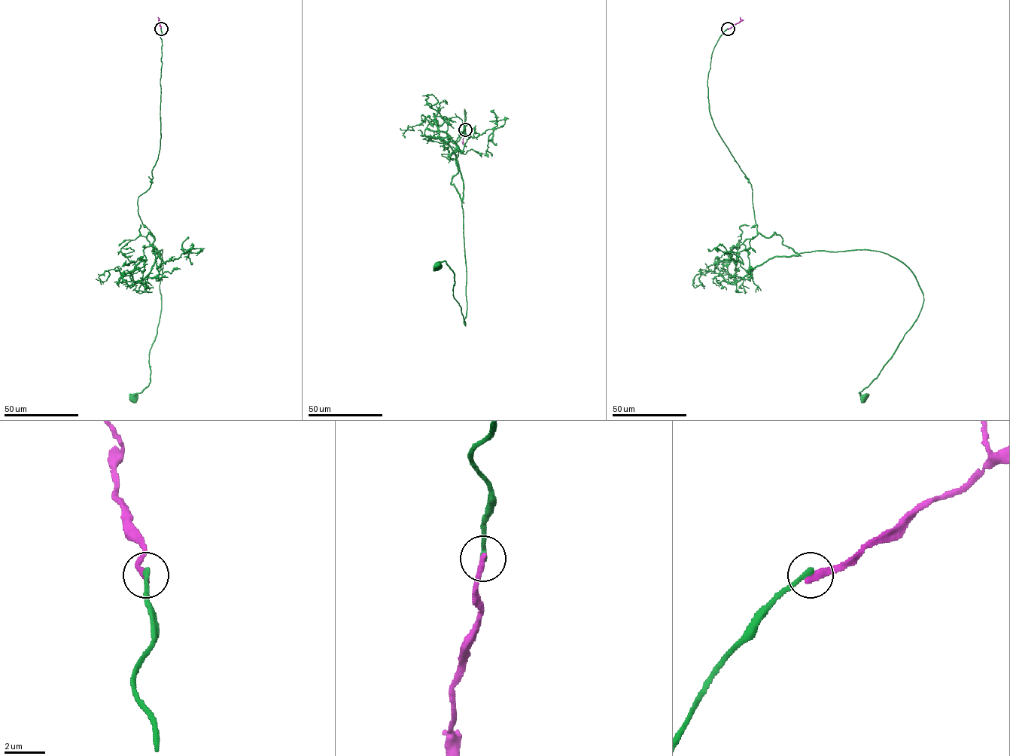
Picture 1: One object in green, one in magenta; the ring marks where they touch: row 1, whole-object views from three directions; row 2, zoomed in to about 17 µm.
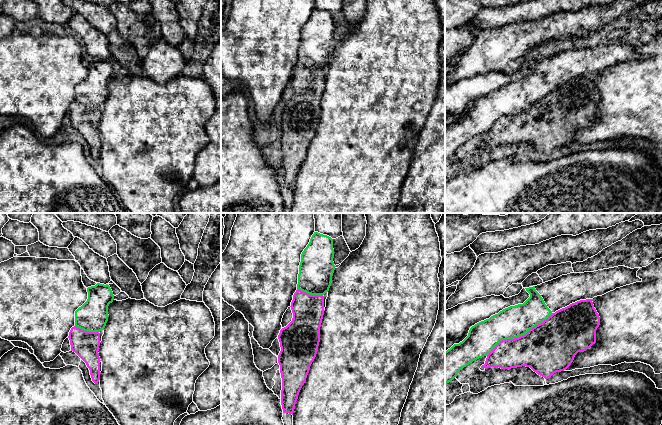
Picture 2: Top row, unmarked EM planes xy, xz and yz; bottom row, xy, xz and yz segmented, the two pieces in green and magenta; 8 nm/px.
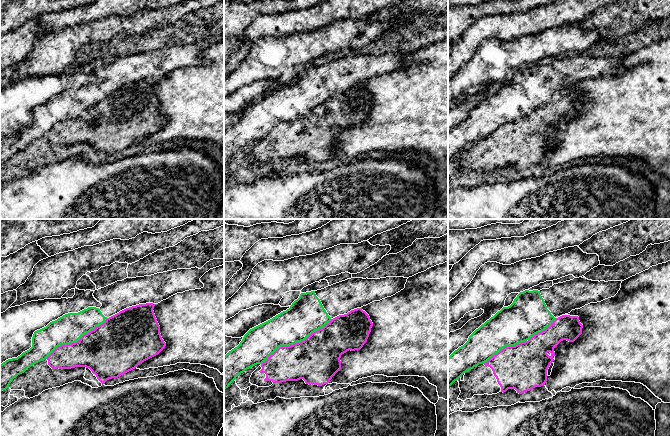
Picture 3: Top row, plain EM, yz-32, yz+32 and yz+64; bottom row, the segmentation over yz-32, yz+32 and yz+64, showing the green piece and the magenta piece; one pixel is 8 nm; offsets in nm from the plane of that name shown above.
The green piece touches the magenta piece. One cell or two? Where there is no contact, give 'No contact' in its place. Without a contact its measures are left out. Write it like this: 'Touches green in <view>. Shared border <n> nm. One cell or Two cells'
Touches green in yz. Shared border 650 nm. Two cells

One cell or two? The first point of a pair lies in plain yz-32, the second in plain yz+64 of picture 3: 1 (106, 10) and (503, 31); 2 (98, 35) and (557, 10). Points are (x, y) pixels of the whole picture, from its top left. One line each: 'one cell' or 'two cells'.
1: one cell
2: two cells

